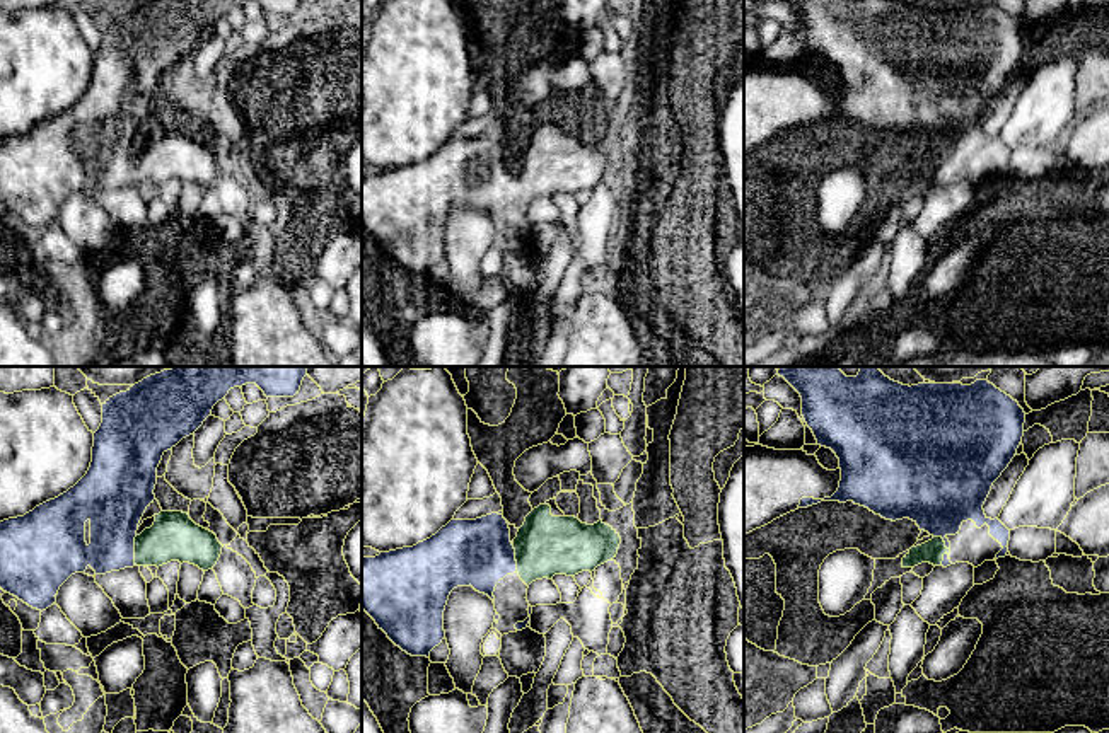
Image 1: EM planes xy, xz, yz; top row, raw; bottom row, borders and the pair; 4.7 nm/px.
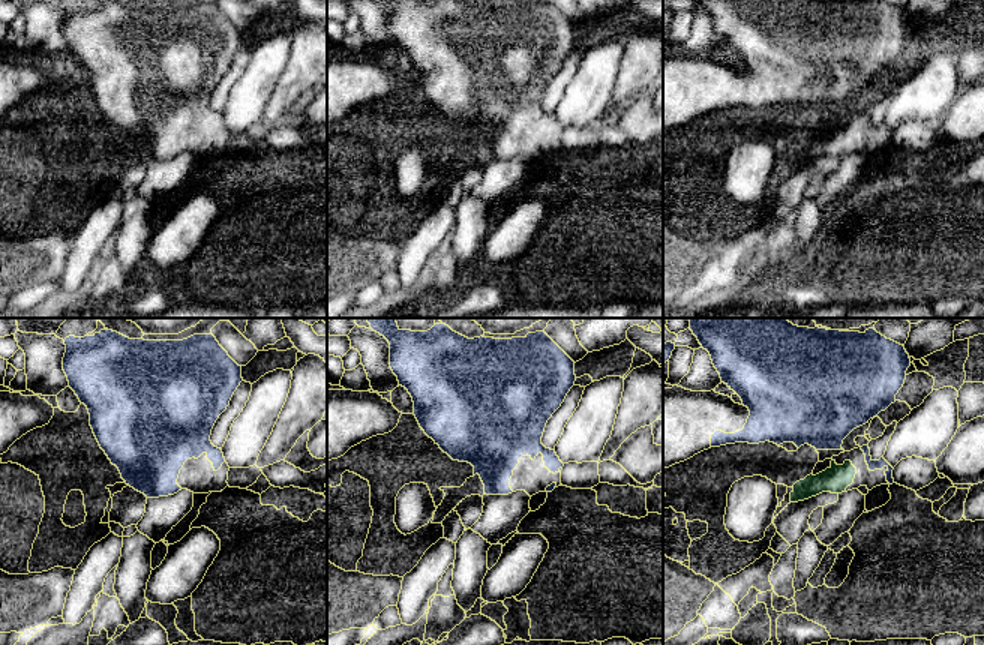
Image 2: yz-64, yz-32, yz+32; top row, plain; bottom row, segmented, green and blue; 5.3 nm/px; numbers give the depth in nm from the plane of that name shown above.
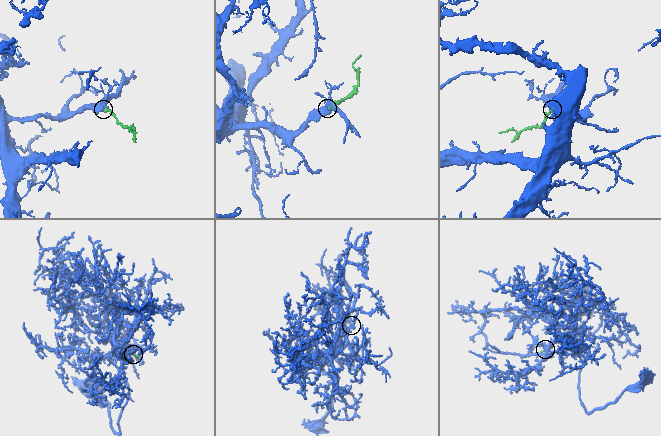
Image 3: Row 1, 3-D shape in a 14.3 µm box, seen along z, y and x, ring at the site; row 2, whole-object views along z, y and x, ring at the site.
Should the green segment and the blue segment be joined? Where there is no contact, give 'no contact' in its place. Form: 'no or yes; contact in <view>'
yes; contact in yz

